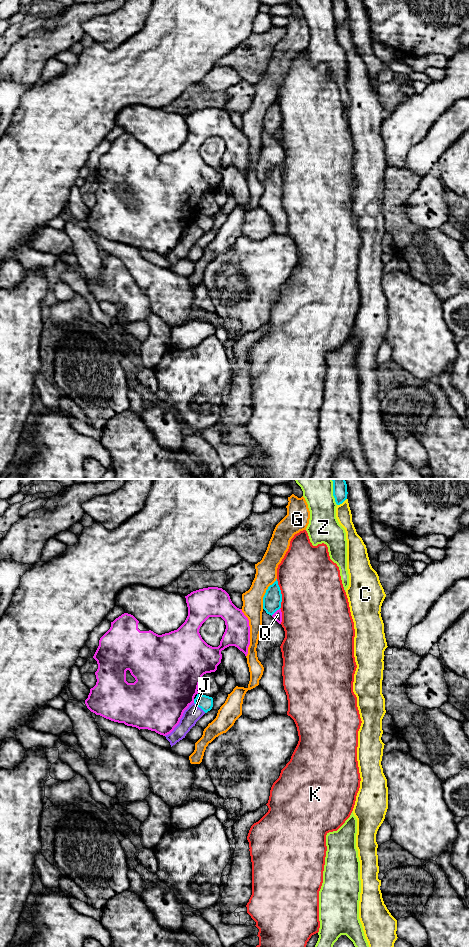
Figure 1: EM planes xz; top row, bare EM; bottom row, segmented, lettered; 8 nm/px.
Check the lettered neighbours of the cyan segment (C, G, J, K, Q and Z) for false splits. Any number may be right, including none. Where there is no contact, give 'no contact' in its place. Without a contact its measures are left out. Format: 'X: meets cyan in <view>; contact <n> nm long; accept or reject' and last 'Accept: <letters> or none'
C: meets cyan in xz; contact 100 nm long; reject
G: meets cyan in xz; contact 280 nm long; reject
J: meets cyan in xz; contact 130 nm long; reject
K: meets cyan in xz; contact 240 nm long; reject
Q: meets cyan in xz; contact 90 nm long; reject
Z: meets cyan in xz; contact 200 nm long; reject
Accept: none

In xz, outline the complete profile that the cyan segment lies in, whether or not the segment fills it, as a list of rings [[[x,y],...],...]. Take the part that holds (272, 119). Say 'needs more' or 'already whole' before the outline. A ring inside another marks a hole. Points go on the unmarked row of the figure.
already whole; [[[276,101],[268,107],[263,117],[263,129],[267,134],[273,135],[277,130],[281,128],[282,114],[278,101]]]

